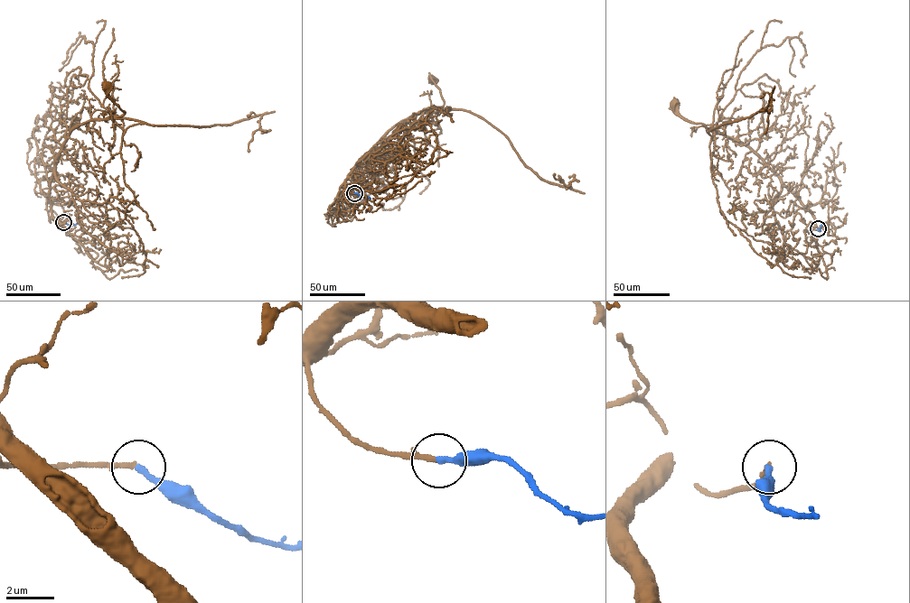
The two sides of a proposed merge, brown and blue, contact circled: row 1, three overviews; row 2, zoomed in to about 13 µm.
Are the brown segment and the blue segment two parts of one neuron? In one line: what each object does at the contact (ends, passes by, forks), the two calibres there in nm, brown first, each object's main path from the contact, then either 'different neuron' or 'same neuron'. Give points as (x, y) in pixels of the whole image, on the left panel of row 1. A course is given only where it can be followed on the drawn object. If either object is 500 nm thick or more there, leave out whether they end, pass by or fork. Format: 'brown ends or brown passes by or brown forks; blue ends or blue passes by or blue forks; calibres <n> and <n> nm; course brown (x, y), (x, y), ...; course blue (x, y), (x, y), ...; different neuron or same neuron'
brown ends; blue ends; calibres 220 and 240 nm; course brown (63, 222), (53, 218), (51, 208), (49, 182), (53, 163), (75, 127), (125, 113), (109, 96), (107, 86); course blue (64, 222), (70, 226), (77, 220); same neuron

